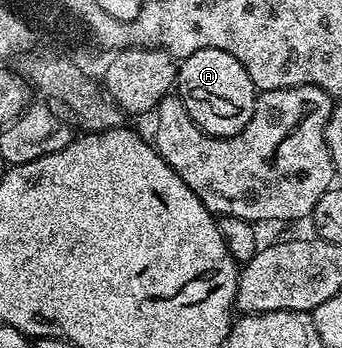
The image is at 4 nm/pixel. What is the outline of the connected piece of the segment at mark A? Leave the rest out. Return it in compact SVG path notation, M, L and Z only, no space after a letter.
M198 49L198 53L190 53L179 64L176 73L175 90L180 100L186 105L186 113L198 124L208 135L222 135L231 137L237 135L250 121L250 117L256 112L256 87L250 81L250 73L238 65L238 57L226 53L222 49Z

